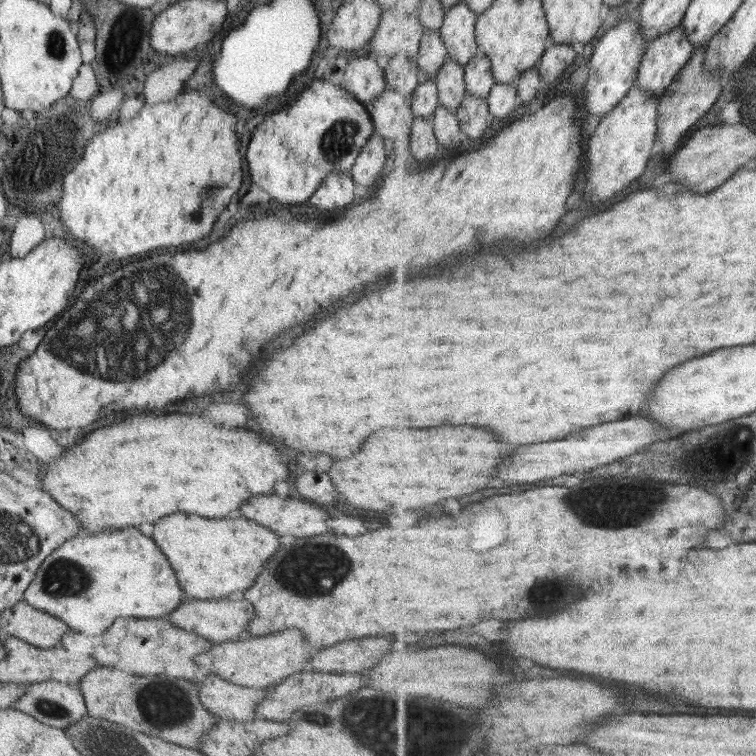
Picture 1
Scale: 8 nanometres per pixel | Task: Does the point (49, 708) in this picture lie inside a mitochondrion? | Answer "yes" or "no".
yes

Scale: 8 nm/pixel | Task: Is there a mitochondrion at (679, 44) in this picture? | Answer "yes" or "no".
no

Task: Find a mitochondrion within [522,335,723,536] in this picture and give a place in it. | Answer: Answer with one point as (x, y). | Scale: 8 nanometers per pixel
(588, 510)

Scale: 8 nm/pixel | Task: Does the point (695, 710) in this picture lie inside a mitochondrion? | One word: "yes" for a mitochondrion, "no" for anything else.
no

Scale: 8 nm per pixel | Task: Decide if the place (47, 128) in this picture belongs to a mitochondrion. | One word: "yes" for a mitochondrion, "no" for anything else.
no

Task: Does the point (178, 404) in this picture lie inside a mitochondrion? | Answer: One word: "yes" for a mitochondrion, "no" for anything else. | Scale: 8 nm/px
no

